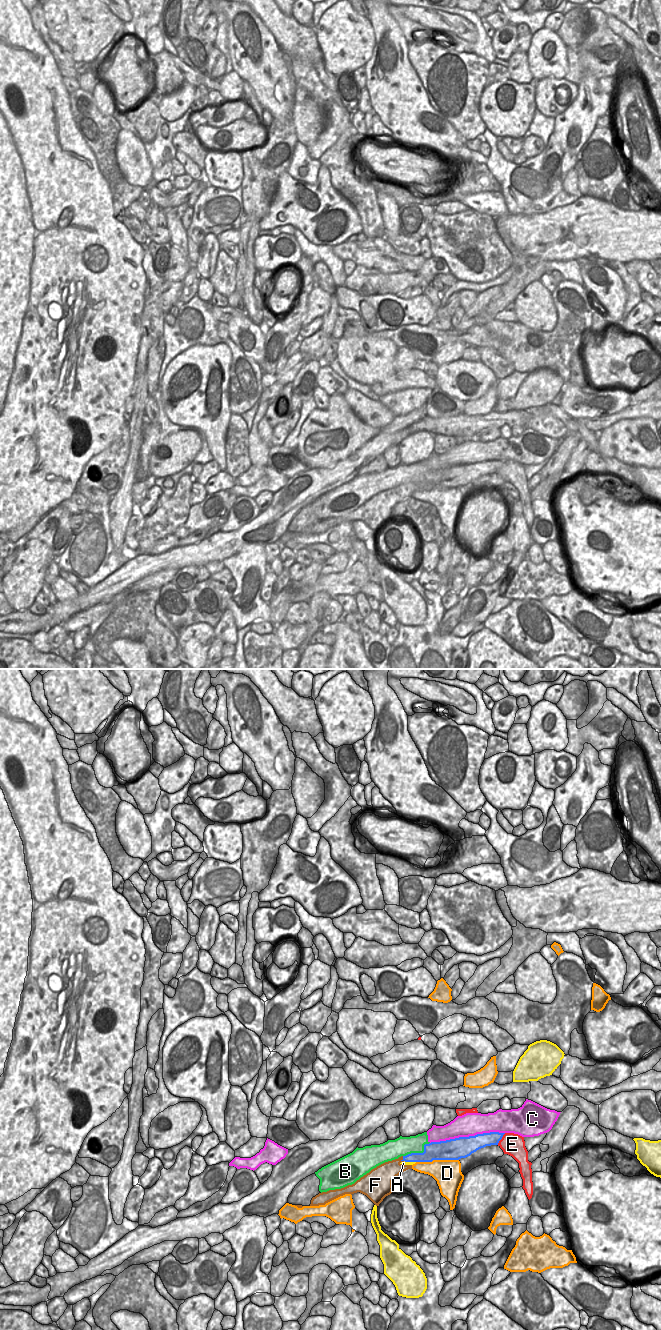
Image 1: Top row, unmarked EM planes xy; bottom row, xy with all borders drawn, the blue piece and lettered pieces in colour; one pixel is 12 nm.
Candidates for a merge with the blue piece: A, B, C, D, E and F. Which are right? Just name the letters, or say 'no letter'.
F

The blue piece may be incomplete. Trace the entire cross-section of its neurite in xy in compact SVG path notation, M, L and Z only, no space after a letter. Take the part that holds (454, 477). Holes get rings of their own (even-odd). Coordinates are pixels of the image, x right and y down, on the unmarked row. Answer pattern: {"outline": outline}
{"outline": "M490 460L425 472L423 481L411 481L385 490L372 497L352 513L319 521L312 526L310 534L325 533L340 524L352 523L357 520L366 523L376 534L379 534L383 527L392 521L393 507L400 501L412 497L412 493L402 493L402 490L459 488L486 474L498 473L504 462Z"}

